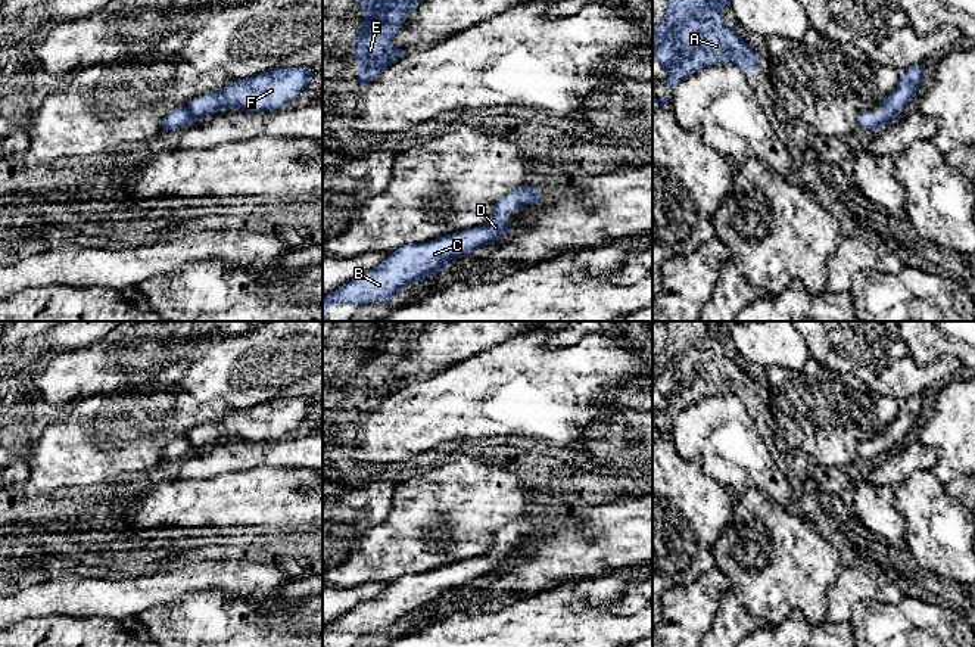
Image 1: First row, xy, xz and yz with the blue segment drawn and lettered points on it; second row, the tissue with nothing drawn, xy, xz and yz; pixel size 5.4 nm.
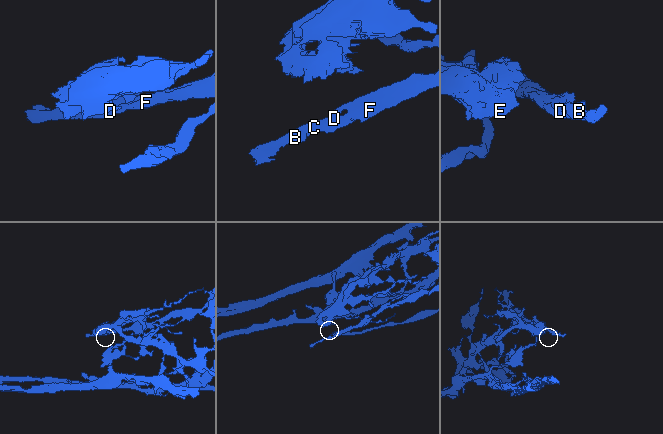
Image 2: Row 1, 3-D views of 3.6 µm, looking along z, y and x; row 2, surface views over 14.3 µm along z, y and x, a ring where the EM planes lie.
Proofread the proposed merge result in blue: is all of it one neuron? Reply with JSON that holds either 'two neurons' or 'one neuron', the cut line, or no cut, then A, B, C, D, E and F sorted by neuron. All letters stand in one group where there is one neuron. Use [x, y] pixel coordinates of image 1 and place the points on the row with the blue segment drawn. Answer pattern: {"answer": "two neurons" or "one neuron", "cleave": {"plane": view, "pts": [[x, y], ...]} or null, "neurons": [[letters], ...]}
{"answer": "one neuron", "cleave": null, "neurons": [["A", "B", "C", "D", "E", "F"]]}

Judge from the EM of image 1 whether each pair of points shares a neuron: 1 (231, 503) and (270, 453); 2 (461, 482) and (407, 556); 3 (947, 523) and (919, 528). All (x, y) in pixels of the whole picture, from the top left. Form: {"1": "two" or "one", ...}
{"1": "two", "2": "one", "3": "one"}

